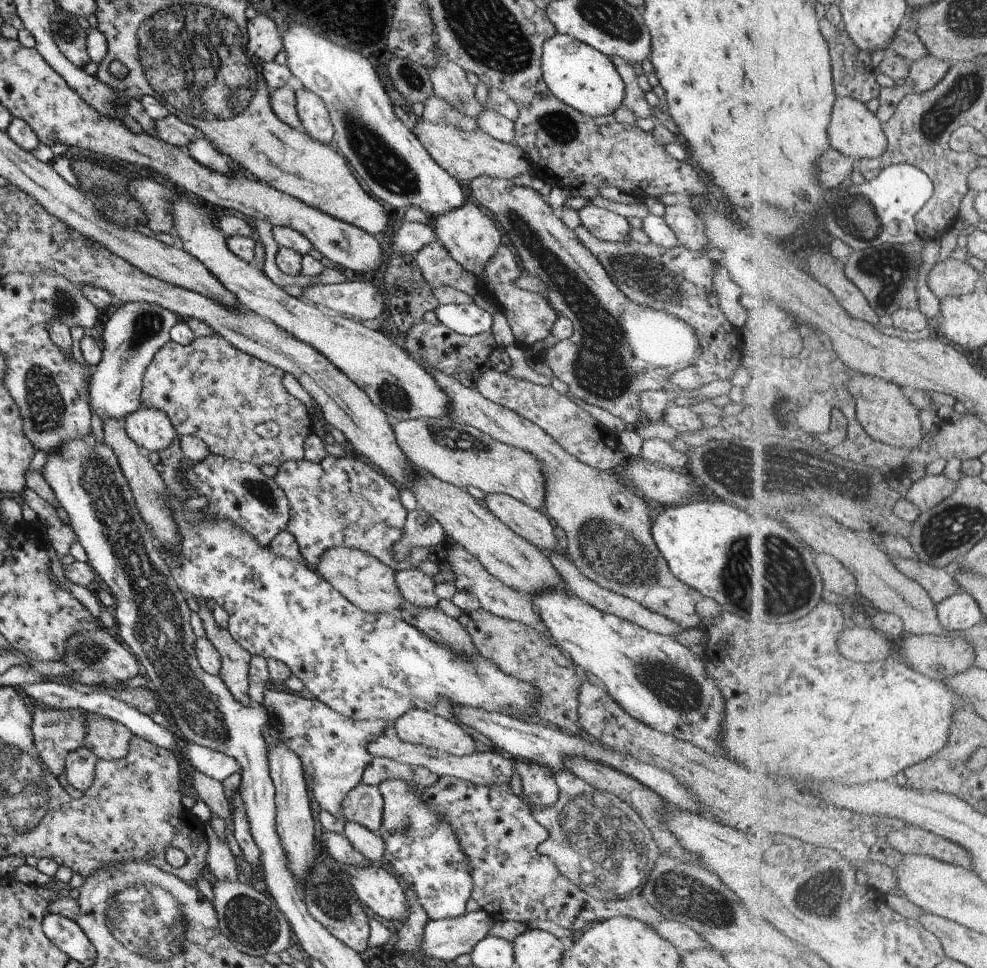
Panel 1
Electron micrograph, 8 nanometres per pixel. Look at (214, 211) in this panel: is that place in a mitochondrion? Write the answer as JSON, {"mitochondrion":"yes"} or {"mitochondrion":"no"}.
{"mitochondrion":"no"}

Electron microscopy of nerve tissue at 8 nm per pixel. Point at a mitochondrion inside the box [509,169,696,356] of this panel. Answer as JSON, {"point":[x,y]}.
{"point":[650,278]}

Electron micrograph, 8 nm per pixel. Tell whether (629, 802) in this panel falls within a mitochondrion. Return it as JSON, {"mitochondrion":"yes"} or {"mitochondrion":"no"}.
{"mitochondrion":"yes"}

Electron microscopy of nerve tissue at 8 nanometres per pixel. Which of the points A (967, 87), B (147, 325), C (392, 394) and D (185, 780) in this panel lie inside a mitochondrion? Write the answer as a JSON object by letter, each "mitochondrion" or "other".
{"A":"mitochondrion","B":"mitochondrion","C":"mitochondrion","D":"other"}

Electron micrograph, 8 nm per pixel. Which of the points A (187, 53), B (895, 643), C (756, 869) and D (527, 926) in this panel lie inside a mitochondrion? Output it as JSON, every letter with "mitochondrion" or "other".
{"A":"mitochondrion","B":"other","C":"other","D":"other"}

